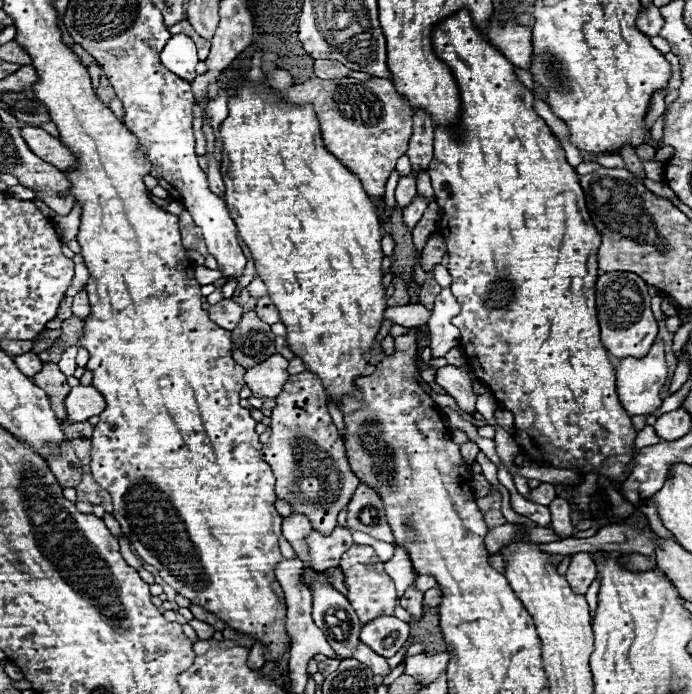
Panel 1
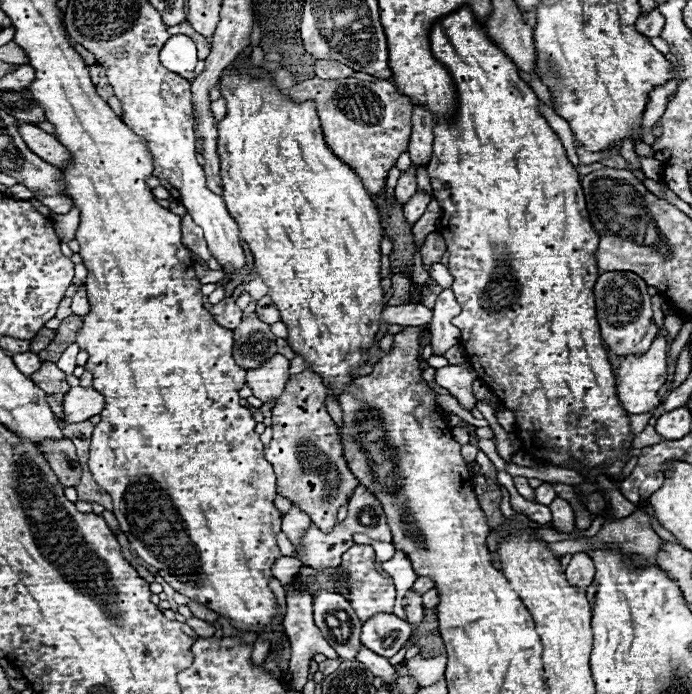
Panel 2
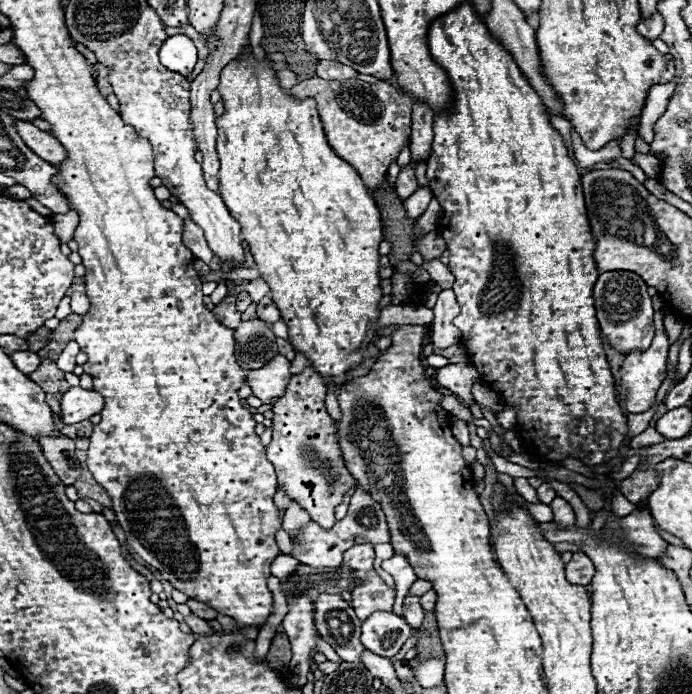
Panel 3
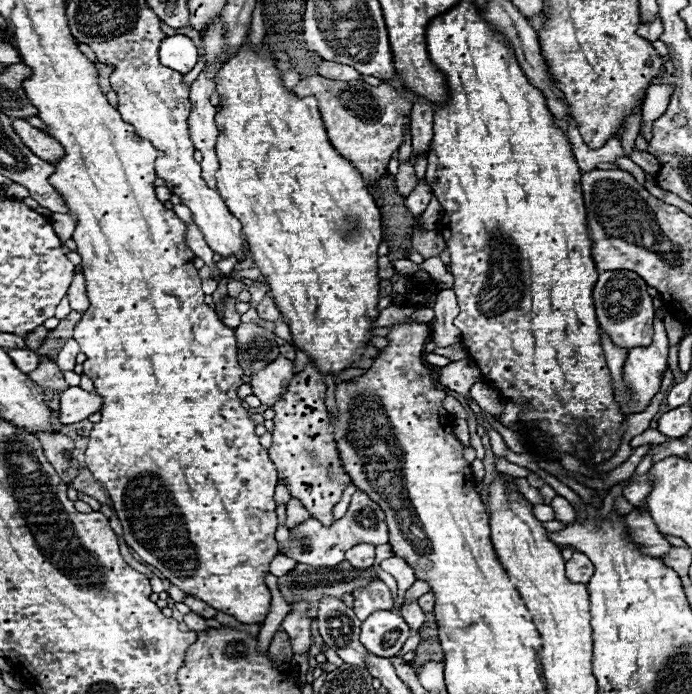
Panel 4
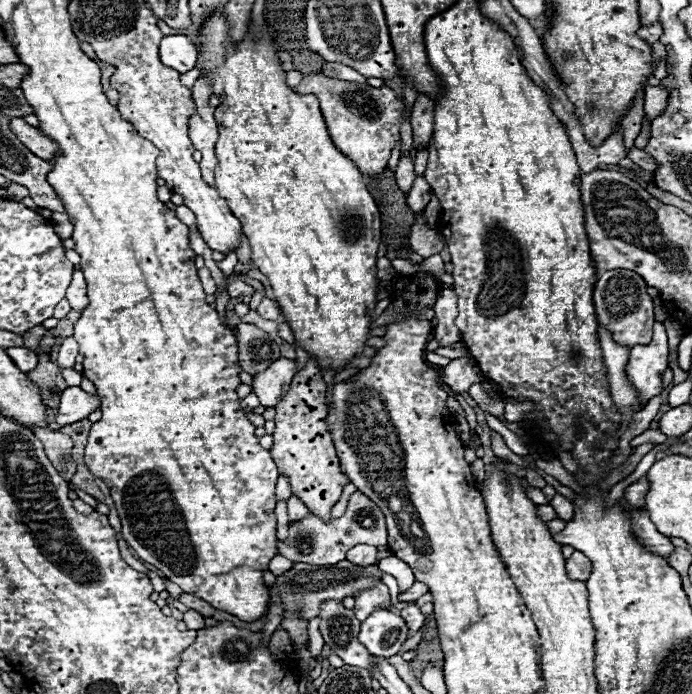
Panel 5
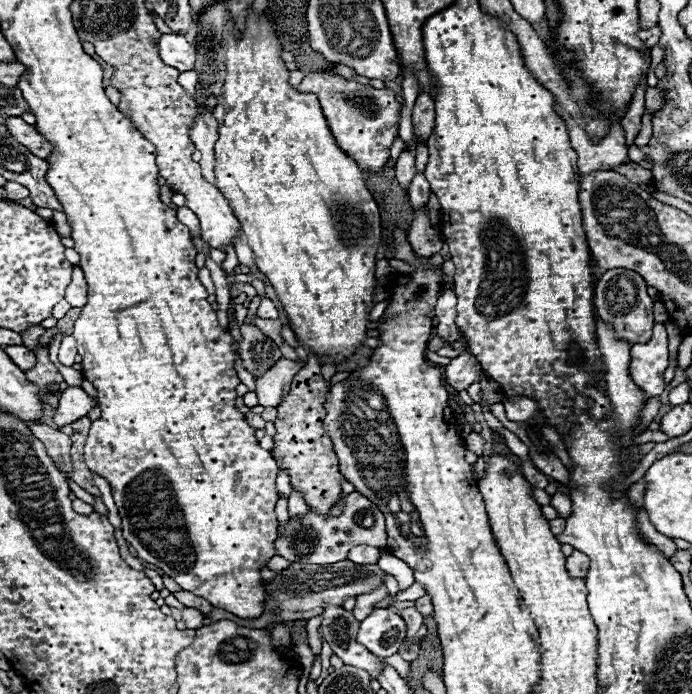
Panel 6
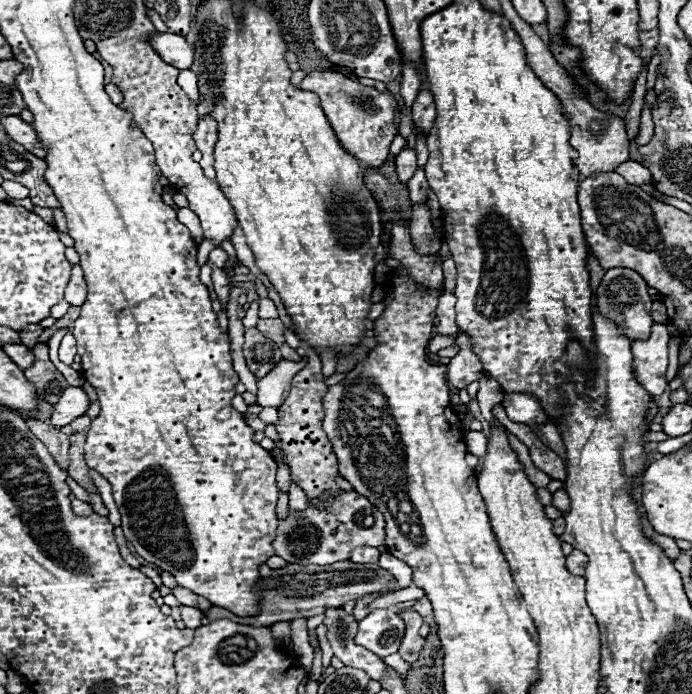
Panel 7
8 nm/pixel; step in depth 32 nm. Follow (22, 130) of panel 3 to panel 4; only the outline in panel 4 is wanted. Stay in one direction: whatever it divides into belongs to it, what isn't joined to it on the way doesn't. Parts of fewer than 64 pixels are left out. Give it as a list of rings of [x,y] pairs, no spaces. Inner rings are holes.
[[[14,120],[14,130],[18,132],[18,136],[22,138],[22,142],[42,160],[56,164],[58,160],[64,158],[64,148],[44,130],[34,128],[32,124],[28,124],[26,120]]]

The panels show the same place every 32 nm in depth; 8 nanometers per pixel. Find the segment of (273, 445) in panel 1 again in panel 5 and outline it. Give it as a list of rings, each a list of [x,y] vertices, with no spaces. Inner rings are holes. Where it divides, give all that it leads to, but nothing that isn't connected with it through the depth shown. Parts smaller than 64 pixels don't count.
[[[310,358],[306,368],[296,372],[292,378],[288,394],[274,406],[276,430],[270,454],[278,466],[278,472],[288,478],[292,494],[298,496],[314,516],[320,520],[330,520],[330,510],[340,500],[340,494],[344,486],[350,484],[350,480],[340,470],[340,460],[336,456],[332,434],[326,422],[328,408],[324,402],[326,384],[316,360]]]

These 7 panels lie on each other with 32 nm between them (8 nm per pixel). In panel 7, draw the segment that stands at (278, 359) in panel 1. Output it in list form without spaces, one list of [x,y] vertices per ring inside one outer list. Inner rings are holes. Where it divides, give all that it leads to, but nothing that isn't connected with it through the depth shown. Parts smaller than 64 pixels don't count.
[[[282,360],[264,378],[258,380],[258,404],[278,408],[290,392],[290,380],[304,368],[302,362]]]

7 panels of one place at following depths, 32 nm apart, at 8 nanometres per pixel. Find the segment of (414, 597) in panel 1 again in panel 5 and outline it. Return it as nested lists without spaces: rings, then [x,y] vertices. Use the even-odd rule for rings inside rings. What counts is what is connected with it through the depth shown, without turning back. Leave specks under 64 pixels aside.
[[[410,604],[410,606],[402,608],[400,610],[400,616],[406,620],[406,624],[410,628],[410,634],[418,632],[422,628],[422,624],[424,624],[424,614],[420,612],[420,608],[416,604]]]

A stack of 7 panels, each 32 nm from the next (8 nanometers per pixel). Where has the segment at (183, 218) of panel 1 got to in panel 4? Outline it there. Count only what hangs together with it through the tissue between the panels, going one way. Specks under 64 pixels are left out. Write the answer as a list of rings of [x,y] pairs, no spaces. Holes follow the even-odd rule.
[[[194,222],[186,224],[186,244],[188,244],[188,248],[190,248],[198,258],[202,258],[202,260],[206,262],[206,266],[212,268],[212,274],[214,274],[214,276],[220,274],[220,270],[214,268],[214,262],[212,262],[214,252],[208,248],[208,244],[206,244],[200,228],[198,228]]]

